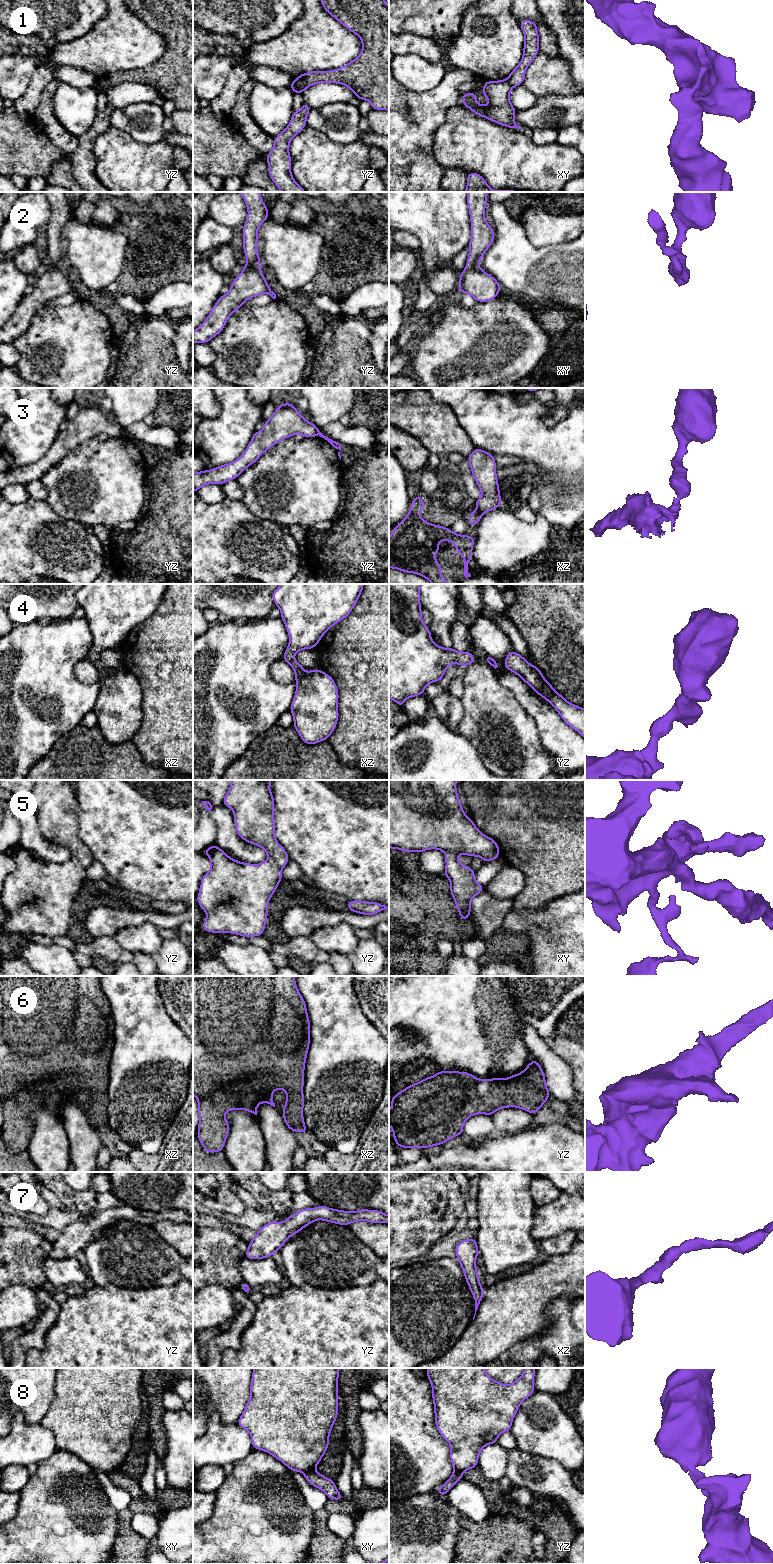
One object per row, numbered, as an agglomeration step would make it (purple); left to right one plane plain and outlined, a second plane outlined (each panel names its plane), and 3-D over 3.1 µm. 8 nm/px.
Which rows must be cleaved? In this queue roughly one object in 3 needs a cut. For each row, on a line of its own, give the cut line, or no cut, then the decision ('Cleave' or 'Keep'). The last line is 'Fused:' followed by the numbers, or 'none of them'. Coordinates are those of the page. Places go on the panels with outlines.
1: Split along yz (295, 79), (307, 86). Cleave
2: No split. Keep
3: Split along yz (319, 429), (317, 434). Cleave
4: No split. Keep
5: No split. Keep
6: No split. Keep
7: No split. Keep
8: Split along xy (312, 1469), (304, 1473). Cleave
Fused: 1, 3, 8

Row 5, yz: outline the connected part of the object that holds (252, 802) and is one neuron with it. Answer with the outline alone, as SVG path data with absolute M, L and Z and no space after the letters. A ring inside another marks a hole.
M231 780L222 805L229 807L234 813L235 829L244 841L264 849L268 859L259 864L242 863L230 858L225 851L216 844L203 852L211 861L210 870L201 879L200 890L197 895L198 905L206 912L206 920L202 929L211 933L232 933L245 937L261 936L264 933L268 915L268 904L271 896L277 890L282 880L282 869L290 858L286 850L275 838L274 796L269 788L272 780Z

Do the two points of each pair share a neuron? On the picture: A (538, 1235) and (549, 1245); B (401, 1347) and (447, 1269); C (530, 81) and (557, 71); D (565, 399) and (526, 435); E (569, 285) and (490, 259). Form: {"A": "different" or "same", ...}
{"A": "different", "B": "same", "C": "same", "D": "different", "E": "same"}

